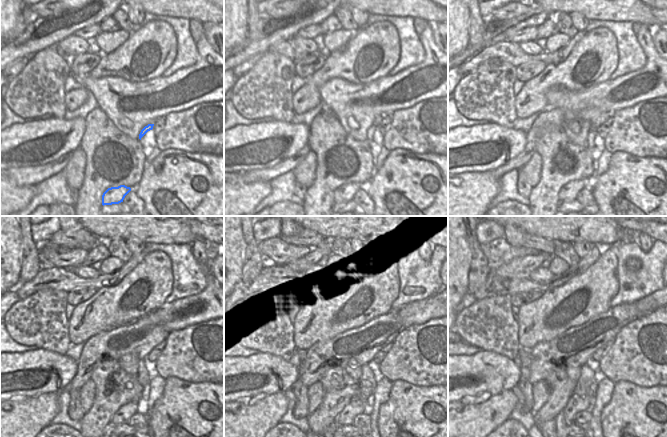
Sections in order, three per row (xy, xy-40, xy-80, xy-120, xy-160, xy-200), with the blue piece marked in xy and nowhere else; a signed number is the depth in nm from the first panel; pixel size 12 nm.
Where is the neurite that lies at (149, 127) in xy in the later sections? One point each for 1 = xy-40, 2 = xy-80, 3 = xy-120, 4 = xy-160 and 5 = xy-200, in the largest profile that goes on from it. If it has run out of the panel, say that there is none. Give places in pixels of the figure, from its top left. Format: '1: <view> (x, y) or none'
1: xy-40 (369, 135)
2: xy-80 (590, 139)
3: xy-120 (143, 376)
4: xy-160 (367, 384)
5: xy-200 (586, 387)

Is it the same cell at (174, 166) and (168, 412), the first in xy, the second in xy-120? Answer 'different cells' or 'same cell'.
same cell

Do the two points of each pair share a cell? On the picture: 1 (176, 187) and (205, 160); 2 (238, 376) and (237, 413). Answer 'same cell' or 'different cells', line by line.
1: same cell
2: different cells

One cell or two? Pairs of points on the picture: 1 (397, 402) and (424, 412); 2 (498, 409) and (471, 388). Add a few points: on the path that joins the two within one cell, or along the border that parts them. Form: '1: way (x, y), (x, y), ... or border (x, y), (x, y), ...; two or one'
1: way (404, 409), (407, 412), (417, 412); one
2: border (474, 397), (464, 396), (458, 401); two

